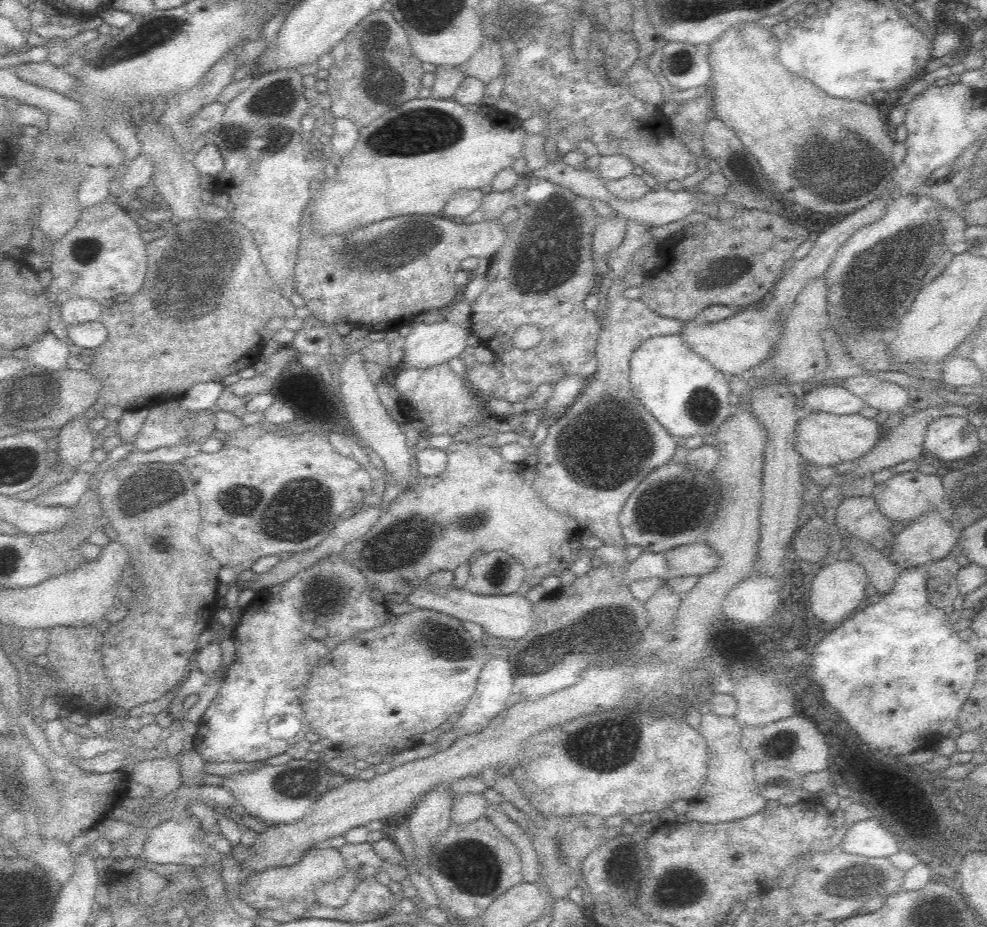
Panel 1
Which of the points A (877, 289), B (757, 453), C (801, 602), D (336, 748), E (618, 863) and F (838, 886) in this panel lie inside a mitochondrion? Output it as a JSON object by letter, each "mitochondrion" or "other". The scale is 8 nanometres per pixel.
{"A":"mitochondrion","B":"other","C":"other","D":"other","E":"other","F":"mitochondrion"}

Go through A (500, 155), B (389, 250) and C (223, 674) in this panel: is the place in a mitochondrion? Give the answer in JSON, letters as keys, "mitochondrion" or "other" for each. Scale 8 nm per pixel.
{"A":"other","B":"mitochondrion","C":"other"}

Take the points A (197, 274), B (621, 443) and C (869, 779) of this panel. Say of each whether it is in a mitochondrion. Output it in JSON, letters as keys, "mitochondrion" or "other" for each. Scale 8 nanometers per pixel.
{"A":"mitochondrion","B":"mitochondrion","C":"other"}

